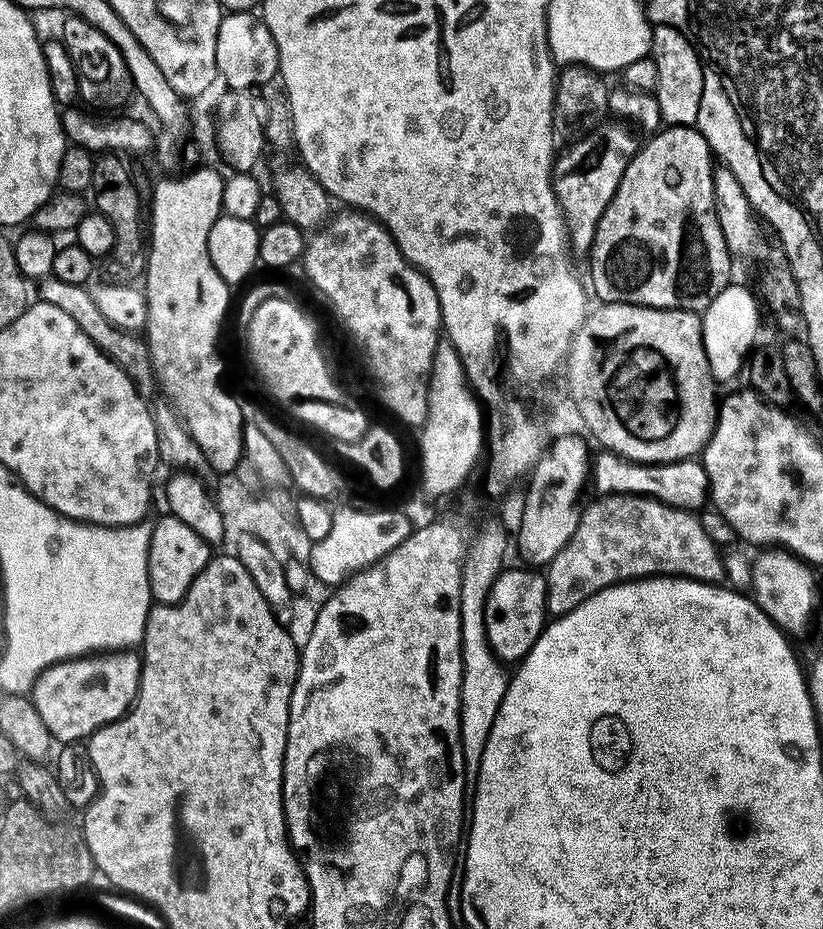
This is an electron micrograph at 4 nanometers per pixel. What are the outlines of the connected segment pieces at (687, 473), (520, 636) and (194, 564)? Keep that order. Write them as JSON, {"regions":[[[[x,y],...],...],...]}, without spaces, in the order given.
{"regions":[[[[604,450],[600,454],[600,457],[598,455],[595,457],[590,469],[597,493],[650,496],[659,503],[668,504],[672,508],[682,508],[693,514],[699,513],[701,511],[699,508],[704,503],[706,505],[709,503],[708,475],[699,459],[672,461],[669,464],[637,464],[610,451]]],[[[510,568],[501,571],[488,591],[488,601],[484,607],[484,625],[488,631],[488,645],[496,656],[504,662],[519,662],[532,649],[546,627],[546,579],[541,573],[539,576],[536,573],[539,571],[536,570]]],[[[164,514],[157,524],[151,525],[152,541],[148,551],[148,581],[152,591],[152,599],[158,604],[176,604],[190,590],[194,578],[202,574],[202,570],[212,559],[214,552],[207,542],[186,522],[176,516]]]]}

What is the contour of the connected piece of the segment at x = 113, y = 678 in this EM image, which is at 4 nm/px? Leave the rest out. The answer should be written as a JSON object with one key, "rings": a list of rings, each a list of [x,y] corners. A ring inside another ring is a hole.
{"rings":[[[117,650],[76,656],[73,660],[50,665],[32,687],[30,701],[51,739],[56,742],[84,742],[102,726],[119,720],[136,701],[141,663],[141,657],[135,651]]]}

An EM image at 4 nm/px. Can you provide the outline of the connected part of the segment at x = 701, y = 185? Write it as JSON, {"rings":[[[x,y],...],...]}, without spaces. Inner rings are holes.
{"rings":[[[664,126],[655,134],[647,137],[648,141],[641,143],[632,156],[632,160],[626,166],[622,174],[622,182],[618,182],[618,190],[606,206],[606,214],[598,222],[598,230],[594,234],[592,251],[587,257],[588,264],[592,267],[592,288],[596,291],[597,301],[605,304],[628,303],[637,304],[640,307],[652,308],[677,308],[680,311],[692,311],[703,314],[718,298],[718,294],[733,279],[732,262],[727,244],[724,241],[722,227],[720,227],[718,218],[714,210],[714,182],[712,181],[714,169],[714,153],[708,147],[706,138],[694,126]]]}

